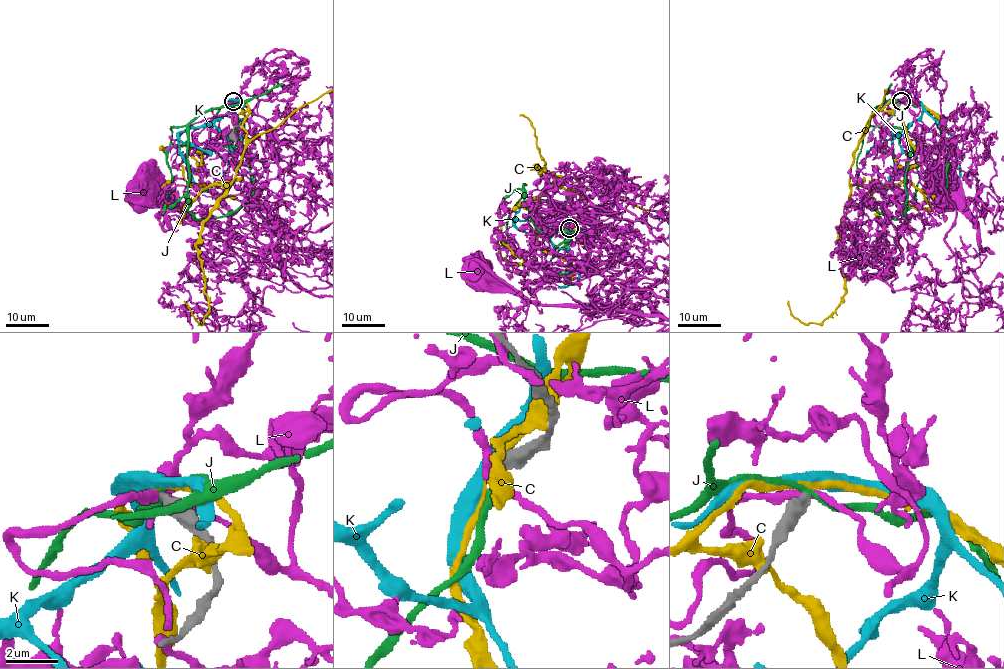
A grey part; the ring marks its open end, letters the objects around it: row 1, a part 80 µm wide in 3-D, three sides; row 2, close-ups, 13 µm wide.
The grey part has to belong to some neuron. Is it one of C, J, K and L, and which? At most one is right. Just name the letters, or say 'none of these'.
none of these

